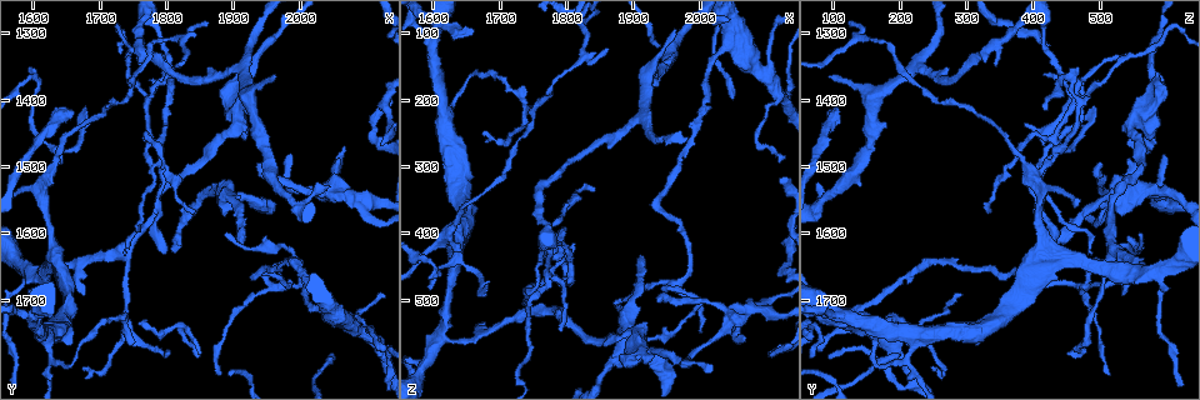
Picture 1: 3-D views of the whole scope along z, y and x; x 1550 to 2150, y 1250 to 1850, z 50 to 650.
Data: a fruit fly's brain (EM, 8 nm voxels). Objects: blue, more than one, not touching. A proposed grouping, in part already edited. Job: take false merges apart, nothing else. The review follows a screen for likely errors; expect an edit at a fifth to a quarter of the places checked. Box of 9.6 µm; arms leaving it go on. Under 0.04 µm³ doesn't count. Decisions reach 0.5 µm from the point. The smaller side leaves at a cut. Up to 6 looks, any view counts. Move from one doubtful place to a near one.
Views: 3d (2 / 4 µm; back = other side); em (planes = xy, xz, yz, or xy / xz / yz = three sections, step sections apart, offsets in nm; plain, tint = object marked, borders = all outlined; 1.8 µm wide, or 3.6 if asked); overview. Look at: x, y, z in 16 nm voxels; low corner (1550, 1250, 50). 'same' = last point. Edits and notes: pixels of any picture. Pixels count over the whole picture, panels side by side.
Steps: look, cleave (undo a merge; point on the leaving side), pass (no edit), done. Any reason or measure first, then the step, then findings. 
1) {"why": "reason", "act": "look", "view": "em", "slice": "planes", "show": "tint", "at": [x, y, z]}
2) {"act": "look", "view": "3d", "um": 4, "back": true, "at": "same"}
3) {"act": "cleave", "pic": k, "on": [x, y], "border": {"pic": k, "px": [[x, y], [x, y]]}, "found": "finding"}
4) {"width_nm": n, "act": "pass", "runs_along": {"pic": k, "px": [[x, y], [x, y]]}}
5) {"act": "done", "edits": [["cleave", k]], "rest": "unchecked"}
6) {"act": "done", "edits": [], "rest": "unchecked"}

{"why": "abrupt turn", "act": "look", "view": "em", "slice": "planes", "show": "tint", "at": [1950, 1670, 480]}

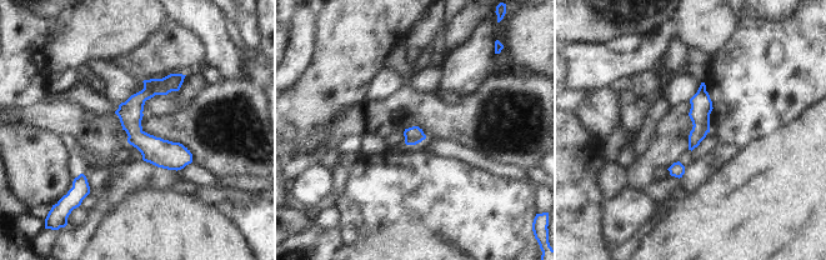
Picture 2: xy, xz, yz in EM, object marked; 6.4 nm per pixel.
{"act": "pass", "runs_along": {"pic": 2, "px": [[179, 76], [134, 105], [134, 130], [170, 166]]}, "found": "all the same neuron"}

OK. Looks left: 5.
{"why": "touches itself", "act": "look", "view": "em", "slice": "planes", "show": "plain", "at": [1790, 1465, 440]}

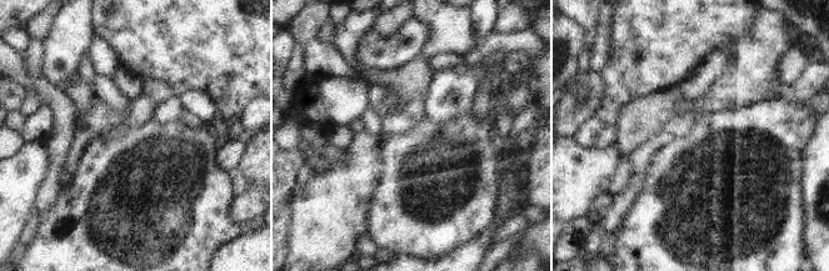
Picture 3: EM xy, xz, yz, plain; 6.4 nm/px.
{"why": "see the neighbours", "act": "look", "view": "em", "slice": "planes", "show": "borders", "at": "same"}

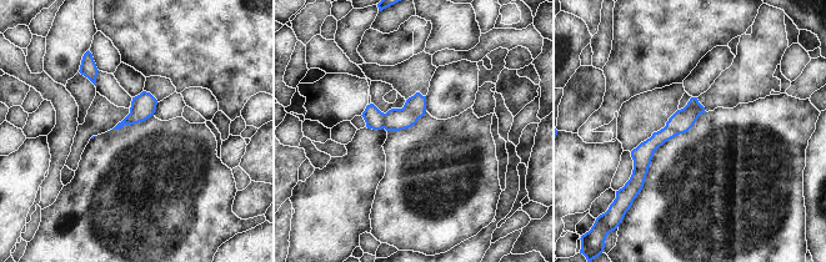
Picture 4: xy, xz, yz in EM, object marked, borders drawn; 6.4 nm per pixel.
{"width_nm": 140, "act": "cleave", "pic": 4, "on": [374, 117], "border": {"pic": 4, "px": [[385, 114], [383, 127]]}, "found": "a second neuron is stuck on"}

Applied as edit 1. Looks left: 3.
{"act": "look", "view": "overview"}

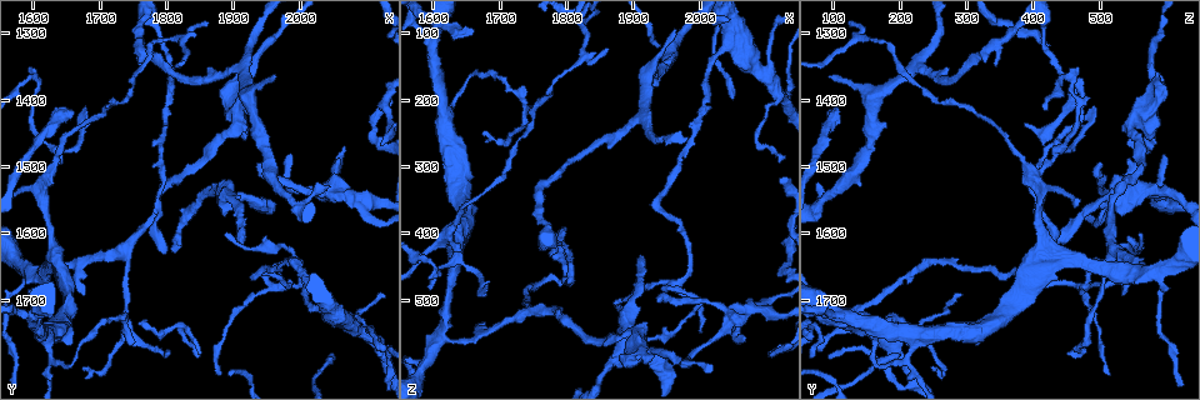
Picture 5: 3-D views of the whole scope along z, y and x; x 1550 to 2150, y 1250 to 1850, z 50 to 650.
{"why": "sudden change in width", "act": "look", "view": "em", "slice": "xy", "step": 4, "show": "tint", "at": [1605, 1660, 560]}

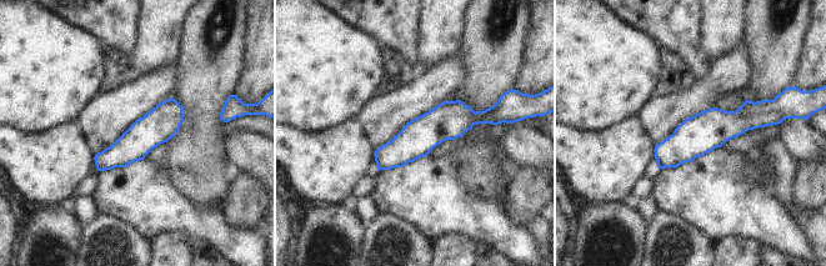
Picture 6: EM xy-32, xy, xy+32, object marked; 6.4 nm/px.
{"act": "pass", "found": "continuous, no second neuron"}

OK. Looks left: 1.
{"act": "done", "edits": [["cleave", 4]], "rest": "unchecked"}

